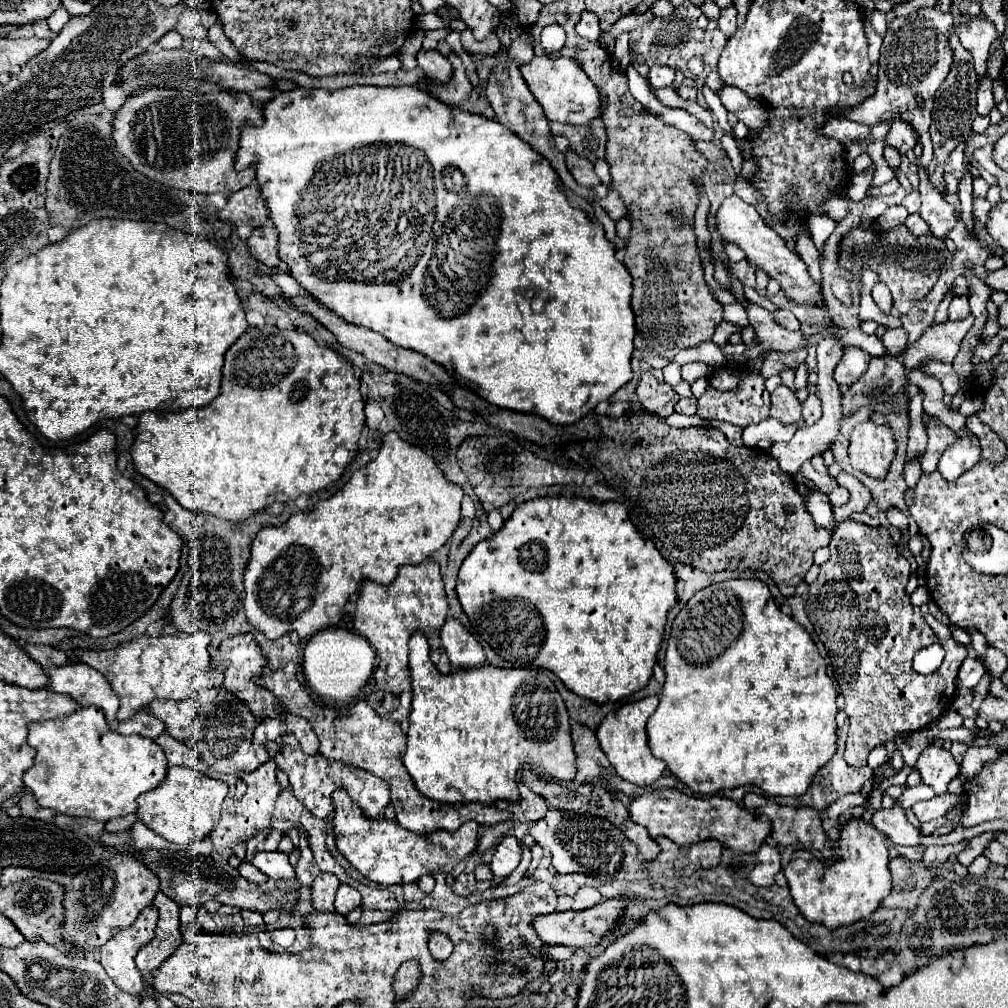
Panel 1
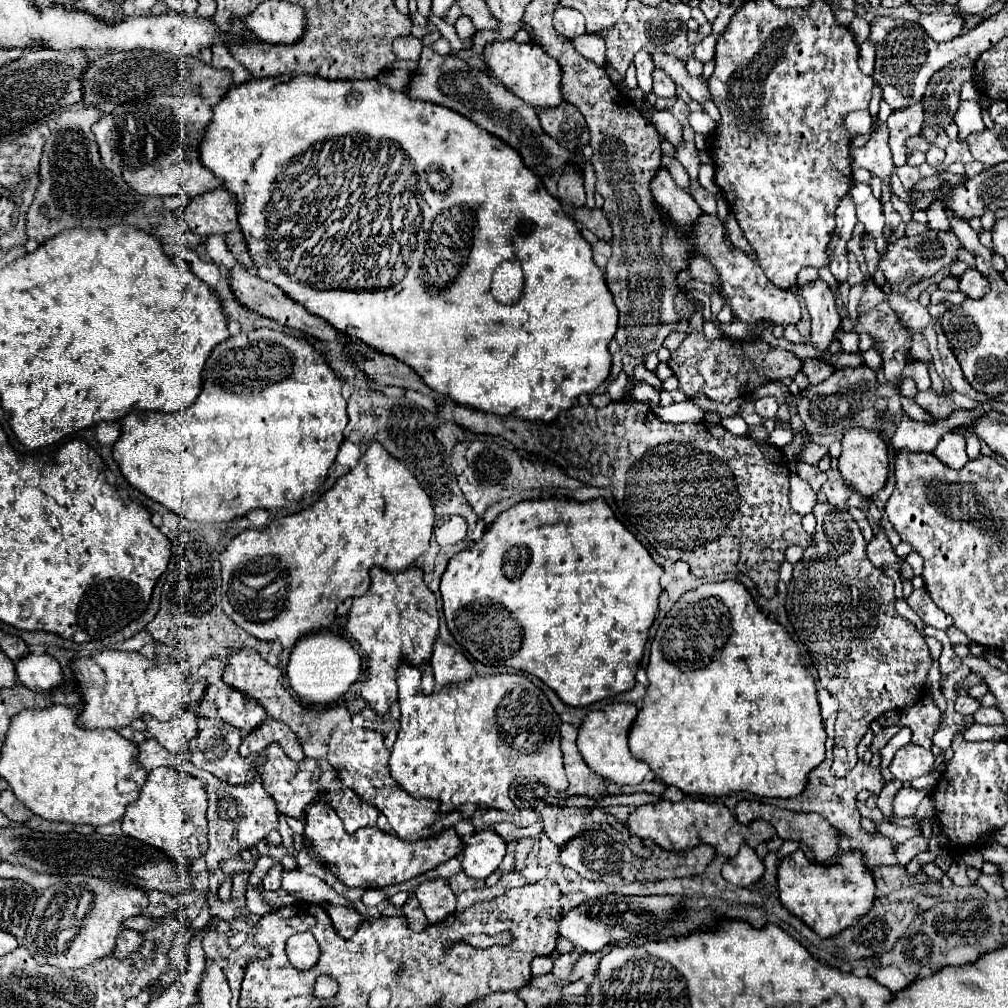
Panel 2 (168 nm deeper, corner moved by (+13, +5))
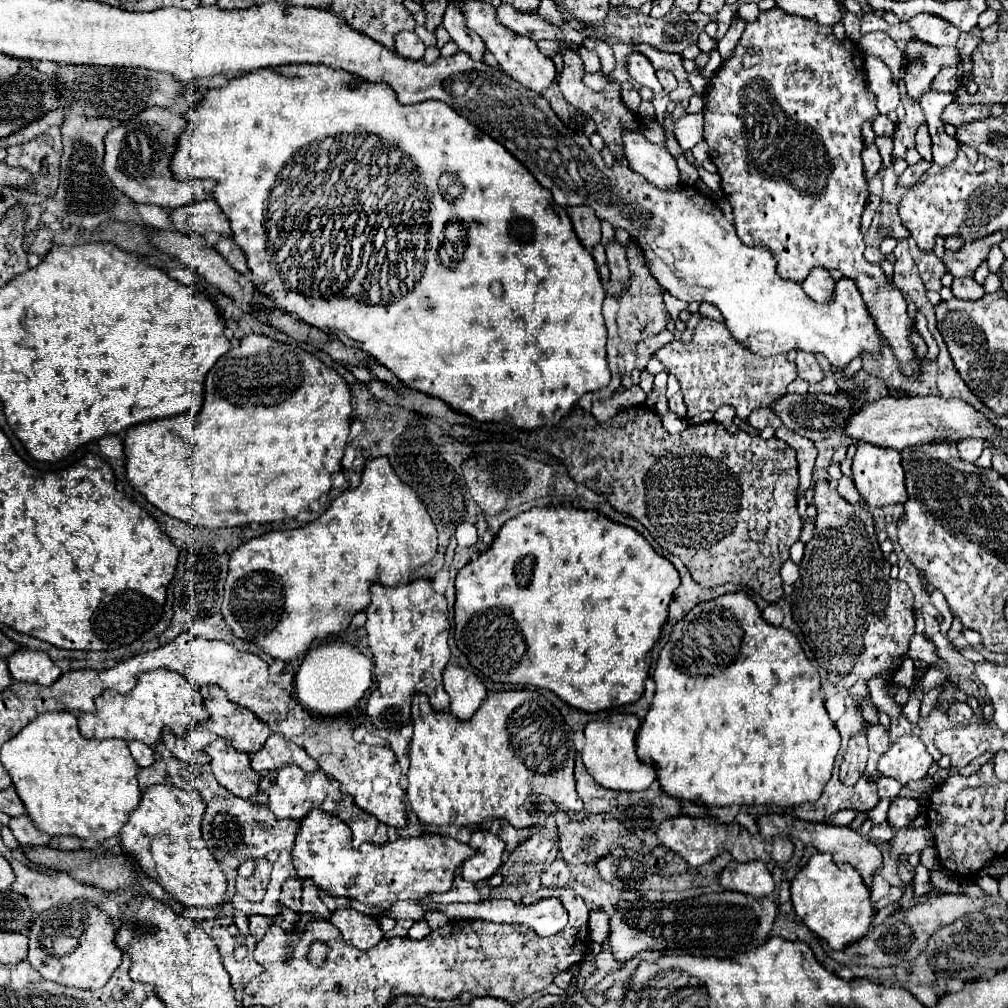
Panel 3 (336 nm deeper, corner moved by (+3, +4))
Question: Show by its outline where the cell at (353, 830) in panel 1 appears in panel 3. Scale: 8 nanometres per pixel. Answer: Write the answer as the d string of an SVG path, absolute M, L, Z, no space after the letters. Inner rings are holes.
M313 810L309 812L301 824L299 824L299 834L295 840L295 846L291 850L293 858L293 868L297 872L299 880L313 880L313 884L321 890L331 892L333 896L345 896L359 900L367 906L377 906L377 908L389 908L399 900L421 900L433 892L441 894L447 892L453 884L455 872L459 866L473 856L473 848L469 844L461 844L451 836L443 834L425 834L419 838L399 838L395 842L387 842L383 846L375 844L361 844L357 850L351 846L351 832L349 826L333 816L327 816L325 812Z

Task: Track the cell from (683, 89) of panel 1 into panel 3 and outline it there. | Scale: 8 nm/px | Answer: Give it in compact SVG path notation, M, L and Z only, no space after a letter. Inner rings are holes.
M657 70L657 78L659 78L659 82L661 82L665 92L673 92L677 88L677 80L675 80L673 72L669 72L669 70Z

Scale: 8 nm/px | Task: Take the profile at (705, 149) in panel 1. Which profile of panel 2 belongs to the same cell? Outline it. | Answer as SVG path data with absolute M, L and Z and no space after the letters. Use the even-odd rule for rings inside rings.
M669 109L667 111L655 111L653 117L651 117L651 123L659 131L659 135L663 135L675 149L685 145L683 129L681 129L679 121L673 117L673 113Z

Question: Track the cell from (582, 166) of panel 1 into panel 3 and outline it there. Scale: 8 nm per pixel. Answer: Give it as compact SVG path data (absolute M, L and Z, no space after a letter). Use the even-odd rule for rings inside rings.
M577 206L577 208L569 208L569 216L581 244L587 250L597 246L601 240L601 222L593 216L593 210L589 206Z

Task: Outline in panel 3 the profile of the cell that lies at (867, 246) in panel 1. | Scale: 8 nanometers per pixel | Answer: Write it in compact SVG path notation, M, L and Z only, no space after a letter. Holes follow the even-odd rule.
M995 232L981 240L965 242L959 252L945 252L943 264L953 276L973 276L981 262L987 260L987 254L993 246L999 246L1005 240L1007 232Z

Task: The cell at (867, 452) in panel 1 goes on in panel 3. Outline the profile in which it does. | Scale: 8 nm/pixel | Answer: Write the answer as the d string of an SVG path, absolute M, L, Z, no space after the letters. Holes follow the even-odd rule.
M859 442L855 458L853 458L853 482L861 498L871 508L881 508L887 504L905 504L907 500L905 474L901 468L901 454L893 448L879 448L873 444Z

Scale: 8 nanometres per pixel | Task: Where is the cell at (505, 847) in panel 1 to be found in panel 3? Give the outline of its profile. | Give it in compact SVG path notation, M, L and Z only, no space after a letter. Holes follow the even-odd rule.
M477 830L473 832L469 846L473 846L477 850L477 854L469 860L465 860L465 864L461 864L461 878L467 882L483 882L487 880L491 874L497 872L497 868L501 866L501 856L505 850L505 844L501 838L493 836L487 830Z

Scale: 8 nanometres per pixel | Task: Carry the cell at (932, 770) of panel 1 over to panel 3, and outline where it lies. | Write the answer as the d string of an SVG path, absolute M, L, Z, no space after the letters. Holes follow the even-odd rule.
M907 734L897 738L879 758L877 770L897 782L911 782L925 778L931 764L933 758L927 754L925 744L915 734Z

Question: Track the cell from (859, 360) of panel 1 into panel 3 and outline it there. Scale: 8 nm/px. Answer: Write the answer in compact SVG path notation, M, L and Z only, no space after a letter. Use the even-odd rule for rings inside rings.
M799 352L795 358L795 366L797 366L799 378L807 380L809 384L815 384L823 378L823 370L821 370L819 362L813 358L813 354L809 356L807 352Z

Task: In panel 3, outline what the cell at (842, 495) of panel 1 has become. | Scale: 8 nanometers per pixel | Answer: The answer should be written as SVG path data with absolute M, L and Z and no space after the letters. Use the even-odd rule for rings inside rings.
M843 476L837 482L837 492L851 504L857 504L861 500L861 496L859 496L859 492L857 492L857 488L855 488L855 484L853 484L853 480L849 476Z

